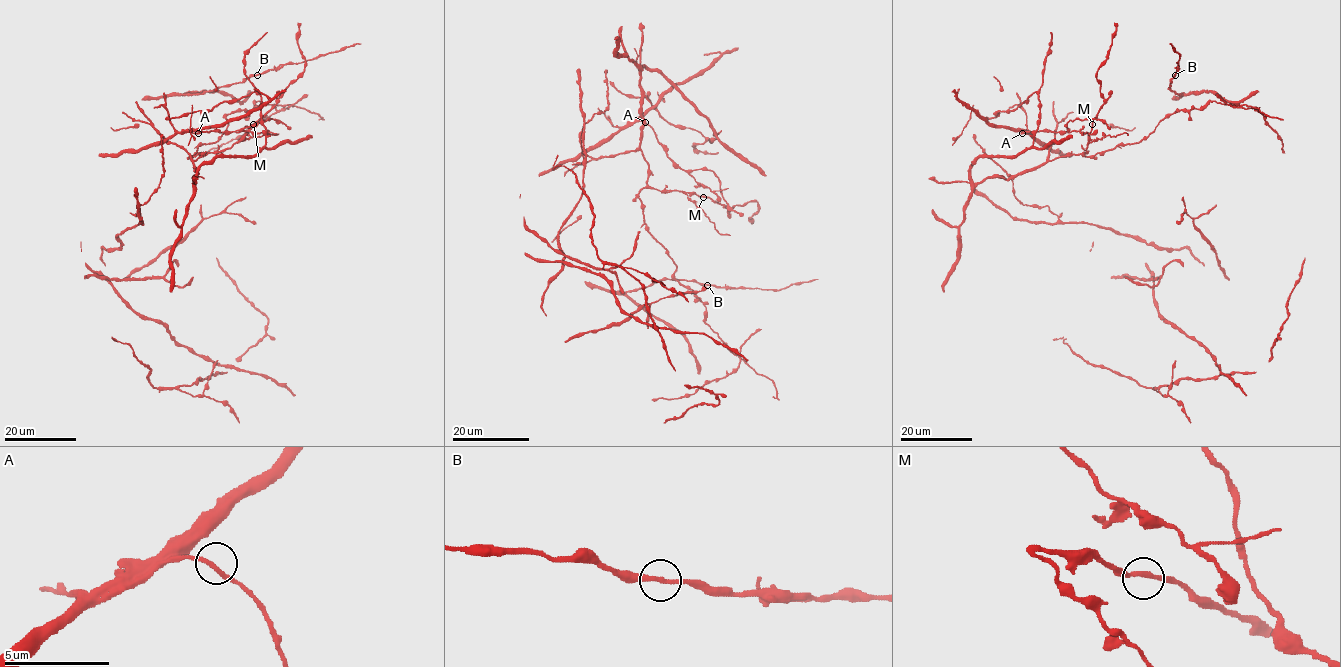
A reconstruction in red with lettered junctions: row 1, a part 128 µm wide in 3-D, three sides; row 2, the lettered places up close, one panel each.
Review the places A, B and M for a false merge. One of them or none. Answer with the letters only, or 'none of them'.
none of them

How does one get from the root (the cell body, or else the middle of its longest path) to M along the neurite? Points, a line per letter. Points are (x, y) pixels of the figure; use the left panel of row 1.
M: (218, 105), (257, 92), (266, 143), (252, 156), (205, 162), (194, 183), (200, 154), (229, 149), (253, 124)

